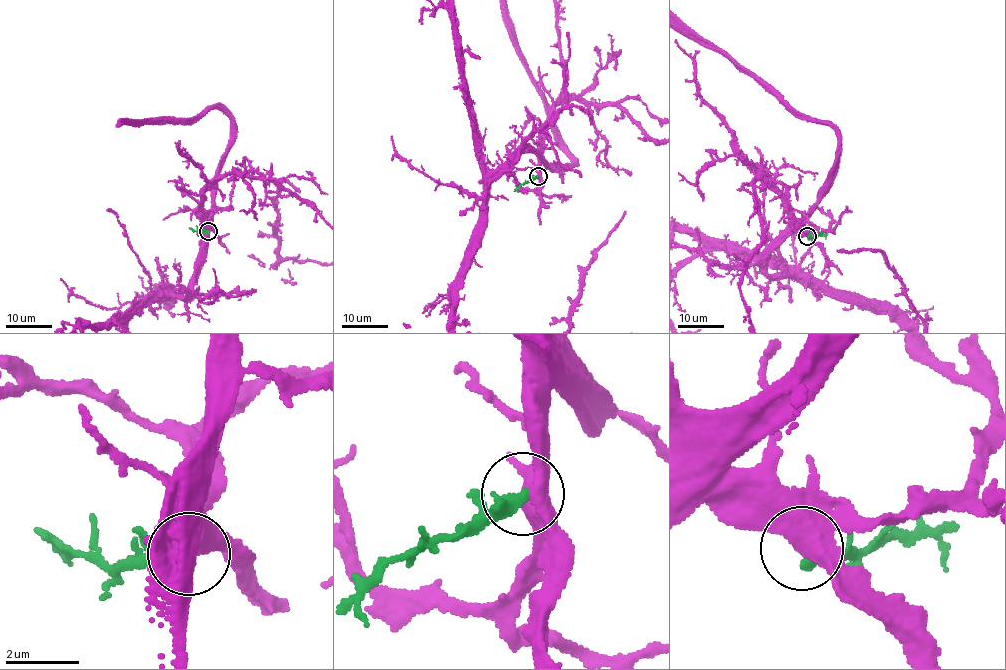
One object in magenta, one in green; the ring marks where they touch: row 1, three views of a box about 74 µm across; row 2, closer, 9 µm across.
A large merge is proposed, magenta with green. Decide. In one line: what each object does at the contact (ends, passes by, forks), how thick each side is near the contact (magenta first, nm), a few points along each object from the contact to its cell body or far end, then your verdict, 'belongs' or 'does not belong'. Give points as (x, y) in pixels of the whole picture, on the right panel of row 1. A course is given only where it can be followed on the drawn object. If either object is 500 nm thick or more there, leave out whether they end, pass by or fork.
magenta passes by; green ends there; 380 nm thick on the magenta side, 400 nm on the other; magenta runs (807, 236), (799, 222), (838, 160), (834, 128), (789, 111), (728, 55); green runs (807, 236), (827, 234); belongs

